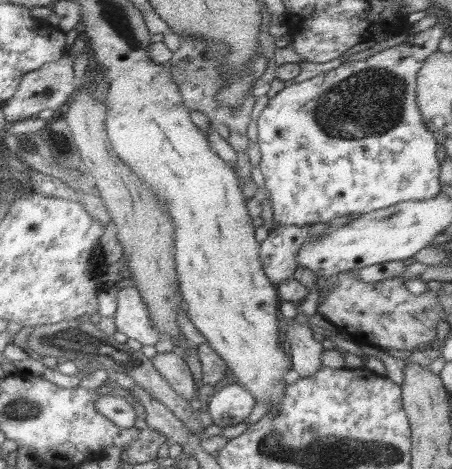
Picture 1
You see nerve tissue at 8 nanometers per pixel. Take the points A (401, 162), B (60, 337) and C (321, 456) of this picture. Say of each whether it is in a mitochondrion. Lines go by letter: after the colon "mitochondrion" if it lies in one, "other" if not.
A: other
B: mitochondrion
C: mitochondrion

